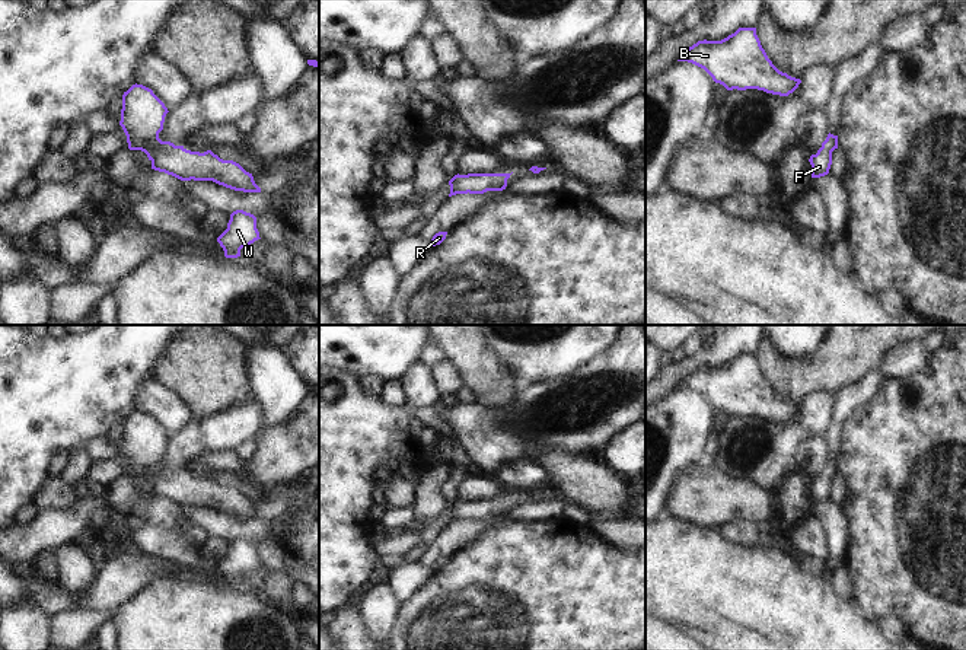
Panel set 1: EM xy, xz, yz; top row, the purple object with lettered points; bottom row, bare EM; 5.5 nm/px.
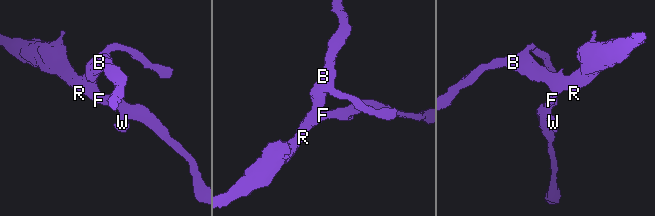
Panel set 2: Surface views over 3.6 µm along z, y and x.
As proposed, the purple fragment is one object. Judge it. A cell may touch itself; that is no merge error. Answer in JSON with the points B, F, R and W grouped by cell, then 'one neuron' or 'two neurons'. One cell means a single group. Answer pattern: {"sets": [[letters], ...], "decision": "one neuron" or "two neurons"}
{"sets": [["B", "F", "R", "W"]], "decision": "one neuron"}

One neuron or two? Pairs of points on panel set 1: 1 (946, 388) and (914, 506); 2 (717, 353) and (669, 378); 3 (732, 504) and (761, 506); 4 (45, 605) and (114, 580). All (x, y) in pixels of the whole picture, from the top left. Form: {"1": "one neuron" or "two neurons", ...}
{"1": "one neuron", "2": "one neuron", "3": "one neuron", "4": "one neuron"}

